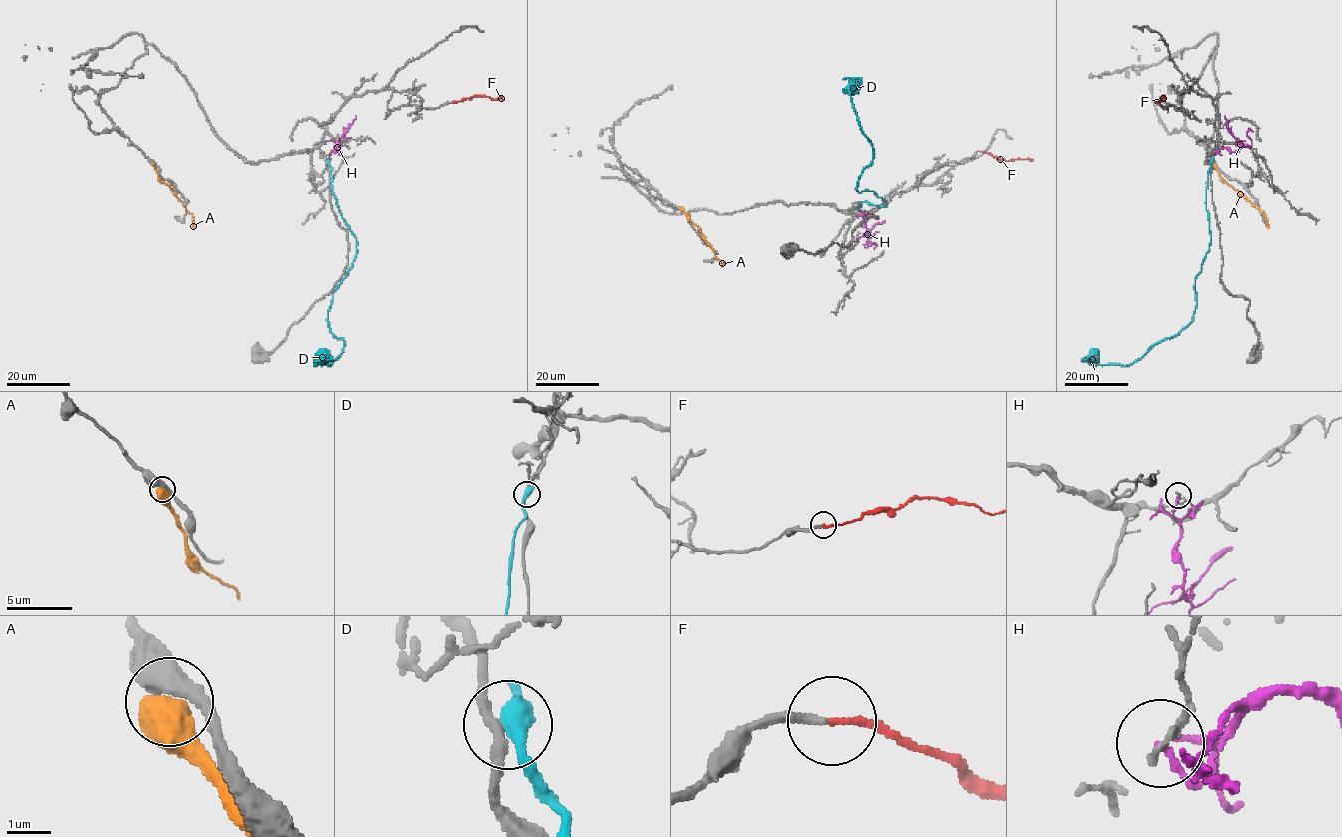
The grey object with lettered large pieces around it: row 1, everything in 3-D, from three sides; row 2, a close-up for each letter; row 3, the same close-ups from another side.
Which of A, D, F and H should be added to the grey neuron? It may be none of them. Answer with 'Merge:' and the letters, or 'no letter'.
Merge: F

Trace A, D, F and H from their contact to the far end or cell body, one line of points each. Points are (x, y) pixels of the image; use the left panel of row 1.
A: (152, 162), (159, 178), (192, 215), (195, 228)
D: (327, 161), (356, 250), (328, 312), (343, 351), (329, 365), (314, 361)
F: (453, 102), (476, 95), (503, 99)
H: (336, 150), (338, 139), (355, 115)

